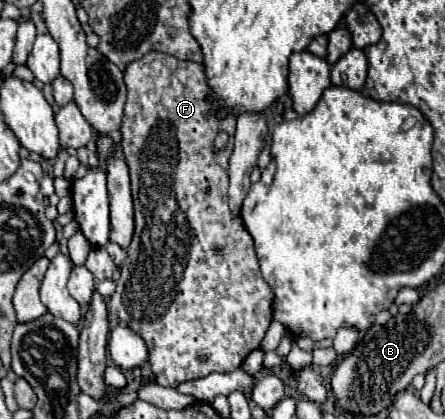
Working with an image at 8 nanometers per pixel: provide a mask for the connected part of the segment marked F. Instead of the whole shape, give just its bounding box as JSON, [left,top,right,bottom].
[108,53,274,387]

